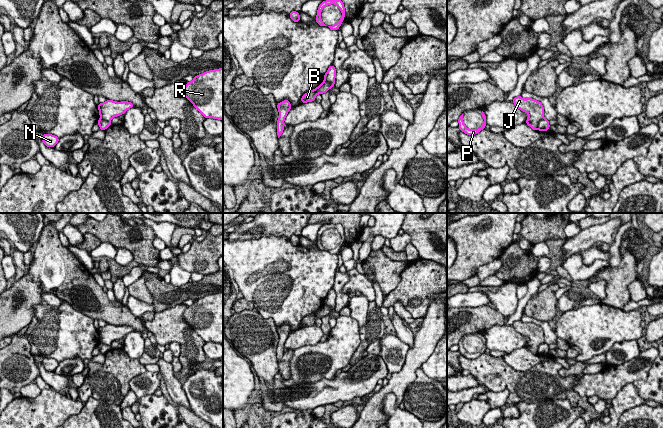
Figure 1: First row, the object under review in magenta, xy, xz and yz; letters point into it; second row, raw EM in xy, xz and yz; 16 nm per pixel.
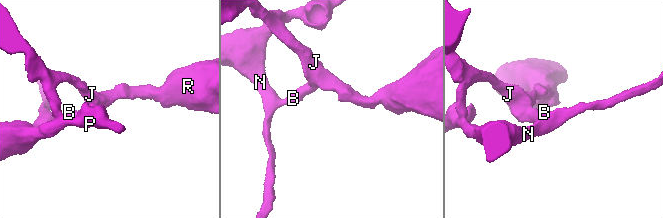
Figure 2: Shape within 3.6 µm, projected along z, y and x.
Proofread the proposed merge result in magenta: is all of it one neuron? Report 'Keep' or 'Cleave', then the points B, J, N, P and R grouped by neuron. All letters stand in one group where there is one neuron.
Cleave. Groups: B N P / J R

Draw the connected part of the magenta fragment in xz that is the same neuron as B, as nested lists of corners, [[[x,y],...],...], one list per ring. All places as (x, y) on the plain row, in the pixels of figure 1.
[[[324,304],[317,312],[305,317],[301,322],[301,326],[306,327],[306,326],[315,325],[315,321],[318,318],[323,318],[325,316],[328,316],[328,314],[332,311],[333,309],[331,309],[329,306]]]

